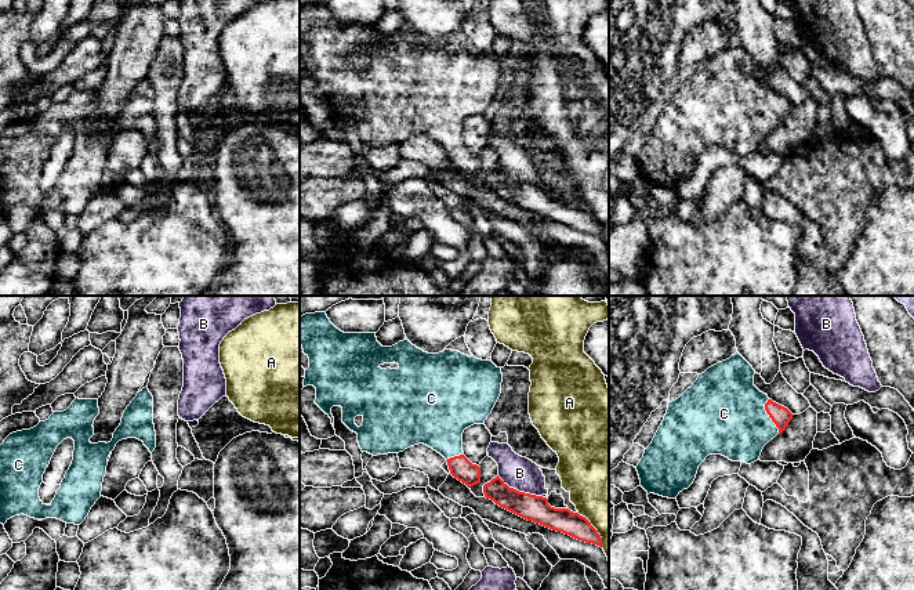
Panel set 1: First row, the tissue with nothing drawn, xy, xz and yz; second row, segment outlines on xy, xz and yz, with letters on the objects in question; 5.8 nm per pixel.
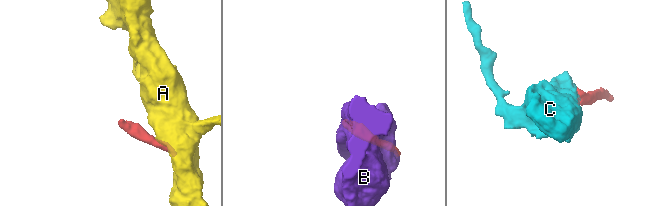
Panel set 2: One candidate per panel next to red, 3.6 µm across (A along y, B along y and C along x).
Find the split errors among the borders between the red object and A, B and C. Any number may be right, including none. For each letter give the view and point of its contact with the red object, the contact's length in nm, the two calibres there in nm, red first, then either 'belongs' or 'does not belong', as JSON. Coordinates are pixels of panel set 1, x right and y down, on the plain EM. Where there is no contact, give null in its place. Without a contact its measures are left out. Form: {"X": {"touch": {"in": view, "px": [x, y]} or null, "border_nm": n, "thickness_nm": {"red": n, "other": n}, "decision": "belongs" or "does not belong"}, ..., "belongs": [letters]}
{"A": {"touch": {"in": "xz", "px": [594, 219]}, "border_nm": 240, "thickness_nm": {"red": 140, "other": 440}, "decision": "does not belong"}, "B": {"touch": {"in": "xz", "px": [518, 181]}, "border_nm": 300, "thickness_nm": {"red": 150, "other": 190}, "decision": "does not belong"}, "C": {"touch": {"in": "yz", "px": [769, 107]}, "border_nm": 220, "thickness_nm": {"red": 110, "other": 460}, "decision": "belongs"}, "belongs": ["C"]}

